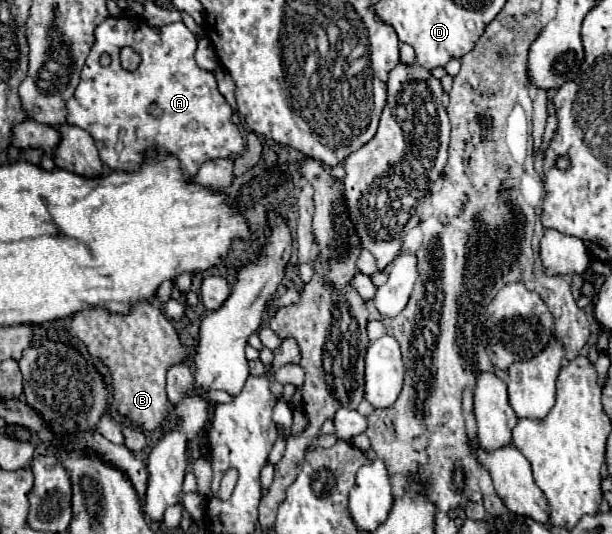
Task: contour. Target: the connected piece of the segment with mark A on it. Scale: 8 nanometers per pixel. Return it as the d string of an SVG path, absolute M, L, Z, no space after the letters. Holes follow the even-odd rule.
M120 16L120 18L106 18L106 20L96 28L94 34L96 34L96 42L92 44L92 50L90 50L90 54L88 54L88 58L86 58L86 64L84 64L82 72L80 72L80 84L78 84L74 96L68 100L66 106L68 106L68 122L74 124L74 126L80 126L82 130L86 130L86 132L94 138L96 148L98 148L98 152L100 152L100 160L102 160L110 170L122 170L122 168L126 168L126 172L130 172L130 168L138 168L138 160L142 160L142 148L150 148L150 144L154 144L154 148L162 148L162 152L170 152L170 154L178 156L178 158L182 160L182 170L184 170L186 176L190 176L190 178L196 176L200 164L206 162L206 160L232 158L232 156L238 156L238 154L244 152L242 134L240 134L238 126L232 124L232 120L230 120L232 108L228 106L228 102L224 100L224 96L218 92L214 74L198 68L198 64L196 64L196 60L194 60L196 36L184 26L184 22L174 22L174 24L168 24L168 26L150 26L150 24L146 24L146 22L142 20L142 16ZM122 46L130 46L130 48L134 48L134 50L140 54L142 64L138 66L138 70L128 72L128 70L124 70L124 68L120 66L118 54L120 54L120 48L122 48ZM102 54L110 54L112 62L110 62L108 66L100 66L98 58L100 58Z

